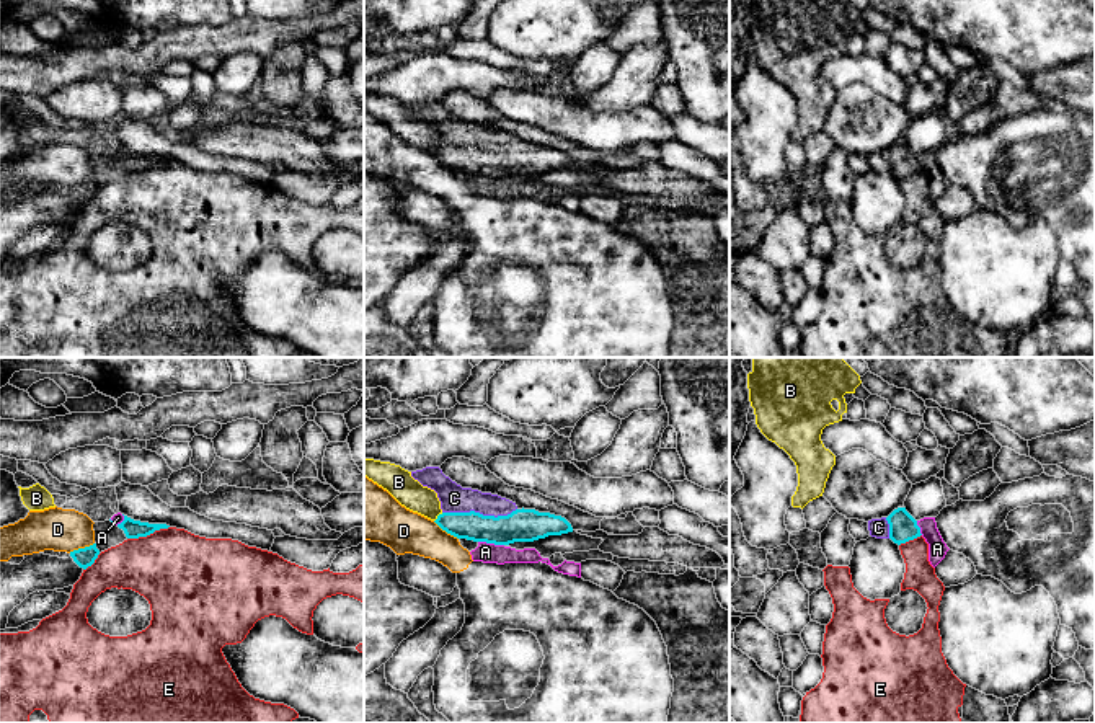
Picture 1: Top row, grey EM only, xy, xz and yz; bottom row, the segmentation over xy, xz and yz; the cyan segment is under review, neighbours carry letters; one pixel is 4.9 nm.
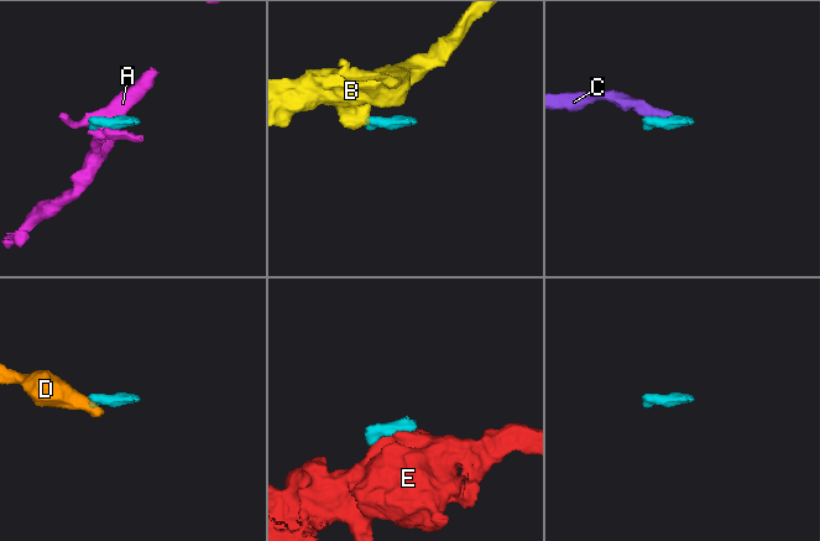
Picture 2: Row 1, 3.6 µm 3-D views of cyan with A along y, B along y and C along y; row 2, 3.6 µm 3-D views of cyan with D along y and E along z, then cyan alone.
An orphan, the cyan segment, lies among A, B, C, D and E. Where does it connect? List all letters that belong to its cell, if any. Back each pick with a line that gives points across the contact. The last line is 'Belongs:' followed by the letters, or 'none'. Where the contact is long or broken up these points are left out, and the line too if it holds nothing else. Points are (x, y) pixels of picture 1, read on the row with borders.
C: Path across: xz (523, 524), (503, 524), (478, 513), (467, 511), (454, 498)
Belongs: C

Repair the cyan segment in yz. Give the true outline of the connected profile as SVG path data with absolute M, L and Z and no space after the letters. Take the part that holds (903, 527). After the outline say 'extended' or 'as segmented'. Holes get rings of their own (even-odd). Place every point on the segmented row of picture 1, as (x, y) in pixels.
M906 508L894 509L888 517L868 521L868 530L871 537L891 539L898 545L922 535L917 521Z; extended

